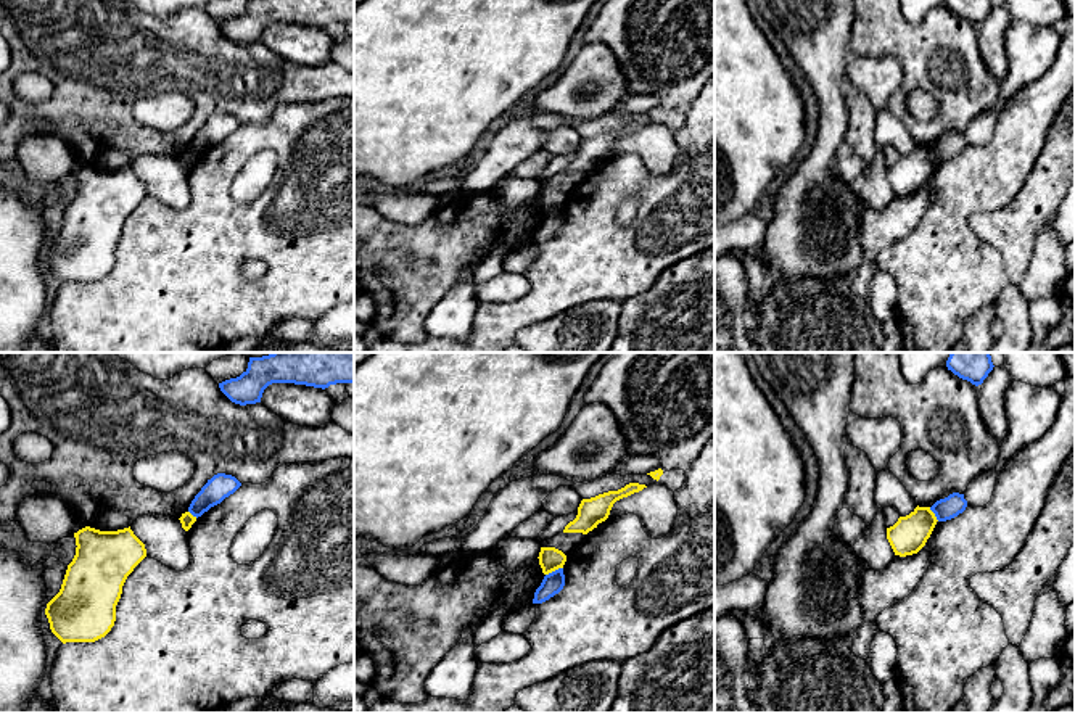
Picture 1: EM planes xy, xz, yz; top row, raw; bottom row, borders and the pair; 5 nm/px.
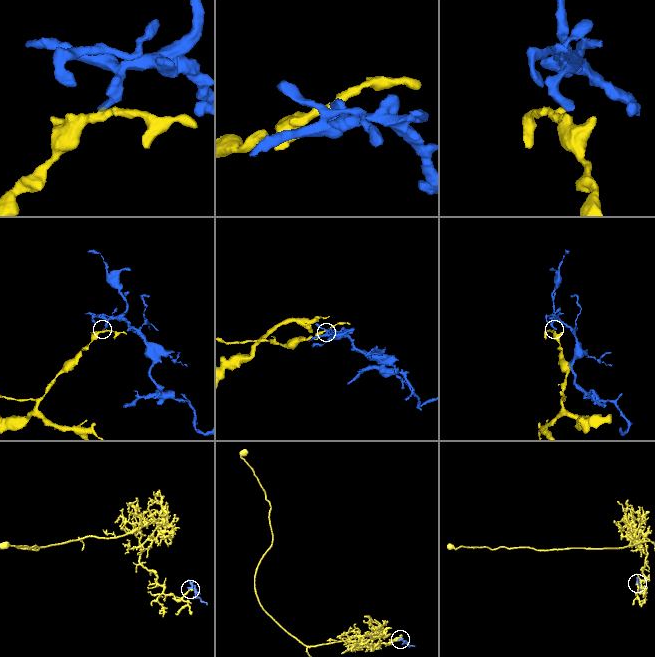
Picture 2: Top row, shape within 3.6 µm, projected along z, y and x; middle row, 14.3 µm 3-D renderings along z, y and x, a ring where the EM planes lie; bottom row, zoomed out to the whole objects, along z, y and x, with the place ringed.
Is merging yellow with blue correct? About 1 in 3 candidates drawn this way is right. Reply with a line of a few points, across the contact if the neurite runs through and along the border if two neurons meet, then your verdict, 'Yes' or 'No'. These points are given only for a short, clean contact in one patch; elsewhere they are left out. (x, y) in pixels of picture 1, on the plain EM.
Line: xz (562, 206), (546, 214). No

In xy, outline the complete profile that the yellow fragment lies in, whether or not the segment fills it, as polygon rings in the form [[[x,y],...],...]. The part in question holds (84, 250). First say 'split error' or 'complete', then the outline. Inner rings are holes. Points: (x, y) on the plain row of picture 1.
complete; [[[85,166],[74,172],[74,177],[76,195],[68,204],[60,232],[45,248],[50,269],[63,283],[95,282],[111,270],[122,225],[134,208],[146,196],[145,183],[130,166],[117,171]]]

